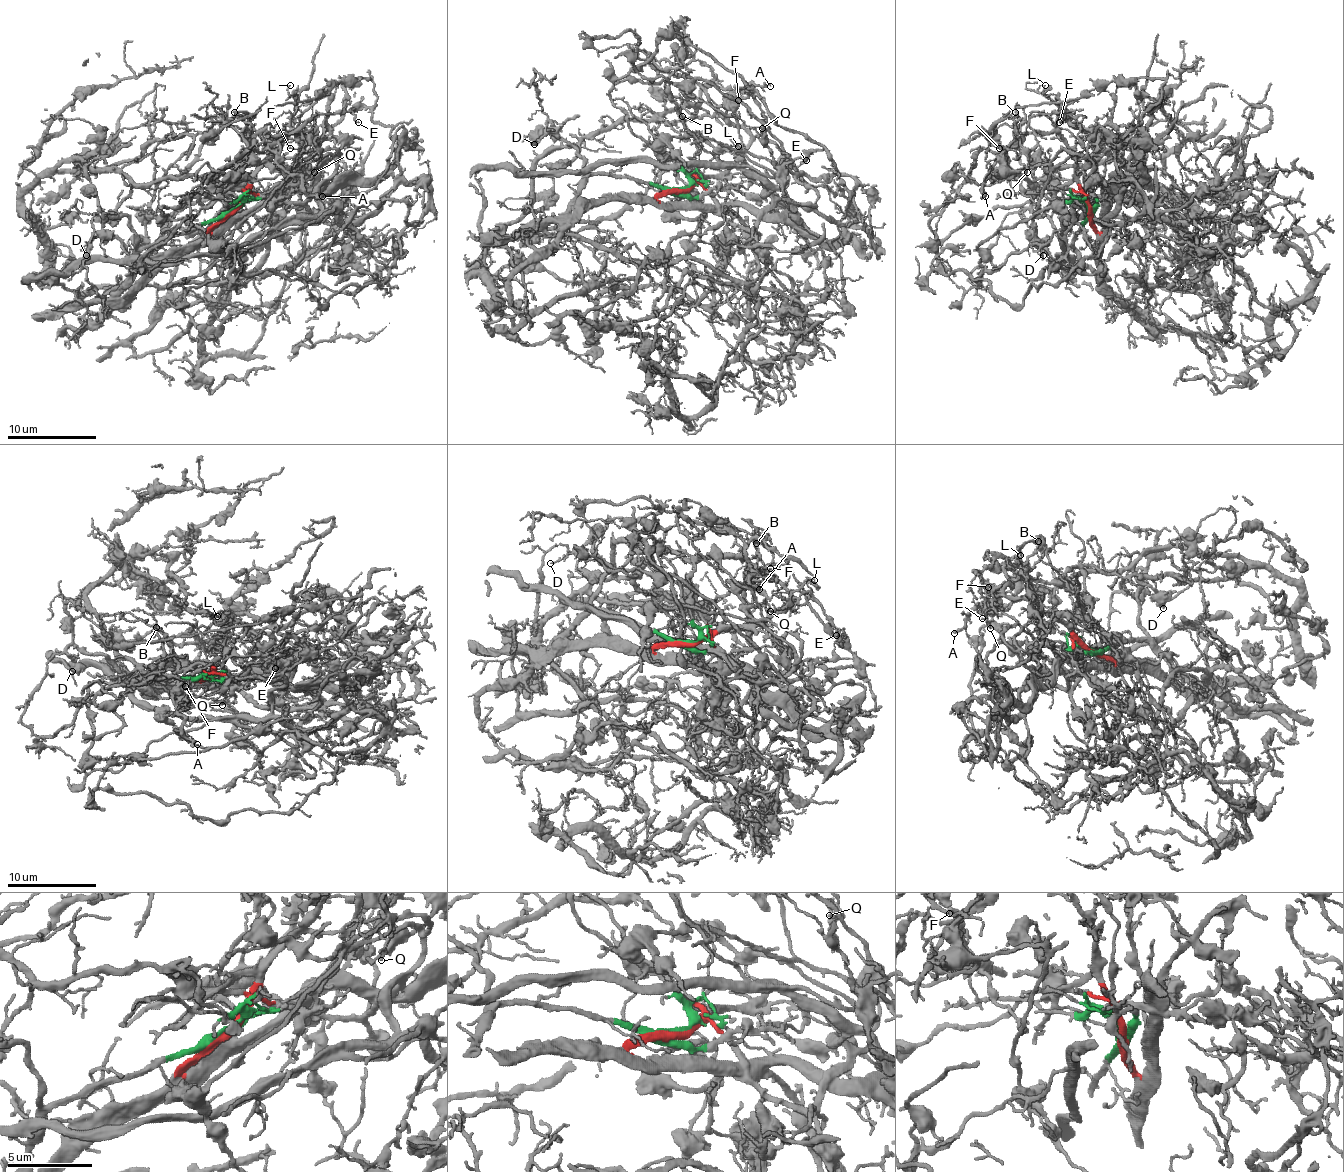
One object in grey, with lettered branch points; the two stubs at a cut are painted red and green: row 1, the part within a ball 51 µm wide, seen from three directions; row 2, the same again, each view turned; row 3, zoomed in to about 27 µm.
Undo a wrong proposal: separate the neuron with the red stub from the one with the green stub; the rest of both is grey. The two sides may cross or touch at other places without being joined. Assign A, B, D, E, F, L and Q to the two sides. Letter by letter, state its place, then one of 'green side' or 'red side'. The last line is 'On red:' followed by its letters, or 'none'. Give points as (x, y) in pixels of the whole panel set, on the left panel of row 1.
A: place (322, 196); red side
B: place (234, 112); red side
D: place (86, 255); green side
E: place (358, 122); red side
F: place (290, 148); red side
L: place (290, 85); red side
Q: place (314, 172); red side
On red: A, B, E, F, L, Q

